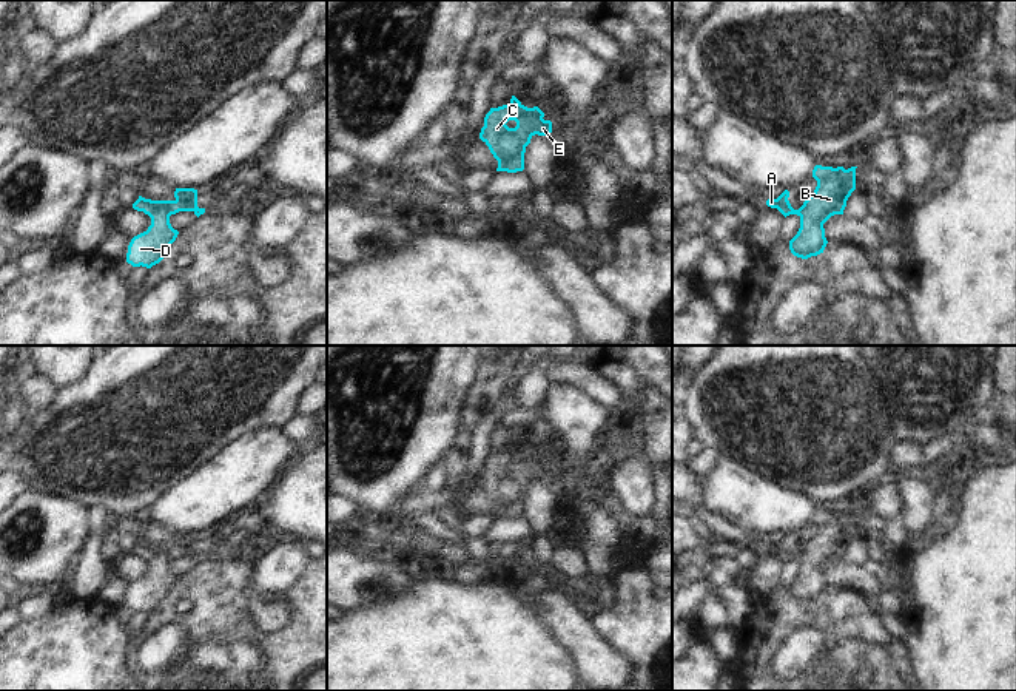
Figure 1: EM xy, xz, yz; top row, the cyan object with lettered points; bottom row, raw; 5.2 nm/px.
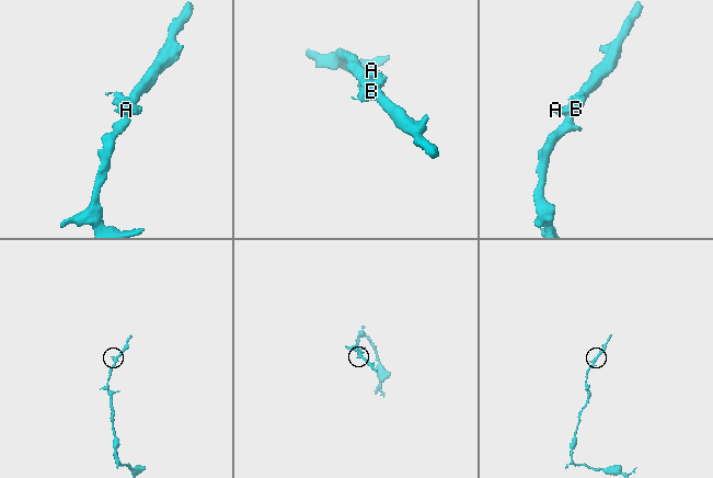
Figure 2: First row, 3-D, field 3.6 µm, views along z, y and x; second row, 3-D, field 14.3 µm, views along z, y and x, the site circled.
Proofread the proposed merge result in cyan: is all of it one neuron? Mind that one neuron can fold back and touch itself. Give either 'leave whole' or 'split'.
leave whole

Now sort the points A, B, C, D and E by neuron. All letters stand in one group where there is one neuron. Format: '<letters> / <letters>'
A B C D E

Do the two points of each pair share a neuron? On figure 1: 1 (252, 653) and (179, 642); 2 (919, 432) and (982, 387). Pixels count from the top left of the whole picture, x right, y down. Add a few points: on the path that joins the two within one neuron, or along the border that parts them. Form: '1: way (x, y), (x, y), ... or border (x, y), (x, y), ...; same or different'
1: way (233, 642), (198, 642); same
2: way (935, 417), (948, 403), (961, 403), (967, 397); same

